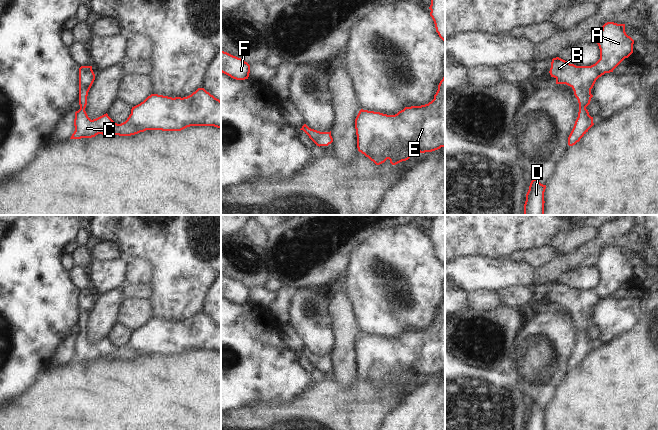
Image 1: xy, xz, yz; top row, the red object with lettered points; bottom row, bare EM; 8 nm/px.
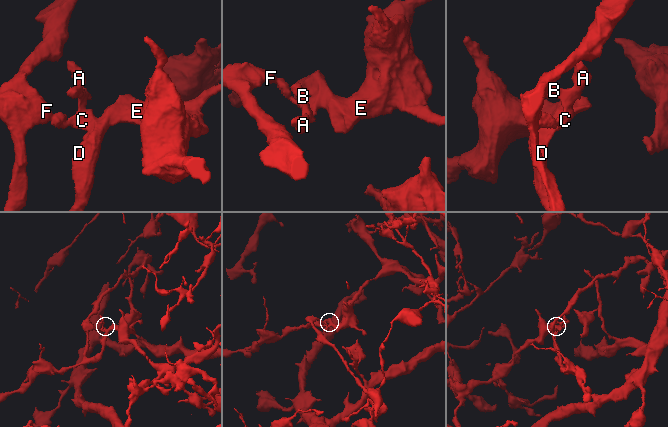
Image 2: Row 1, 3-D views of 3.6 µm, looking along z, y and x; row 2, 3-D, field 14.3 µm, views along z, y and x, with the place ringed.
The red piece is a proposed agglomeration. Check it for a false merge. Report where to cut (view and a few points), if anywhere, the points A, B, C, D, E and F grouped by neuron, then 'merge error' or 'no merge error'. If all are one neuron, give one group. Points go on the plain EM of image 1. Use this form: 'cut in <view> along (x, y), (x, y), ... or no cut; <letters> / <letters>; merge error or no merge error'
no cut; A B C D E F; no merge error

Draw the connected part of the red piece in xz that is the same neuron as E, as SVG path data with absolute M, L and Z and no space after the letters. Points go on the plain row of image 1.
M445 299L434 323L421 330L405 331L395 339L361 333L355 343L358 375L376 389L387 383L392 389L408 384L417 375L432 376L445 371Z

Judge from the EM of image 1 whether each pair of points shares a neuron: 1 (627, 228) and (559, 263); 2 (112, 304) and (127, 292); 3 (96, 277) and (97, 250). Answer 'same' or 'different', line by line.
1: same
2: different
3: different

